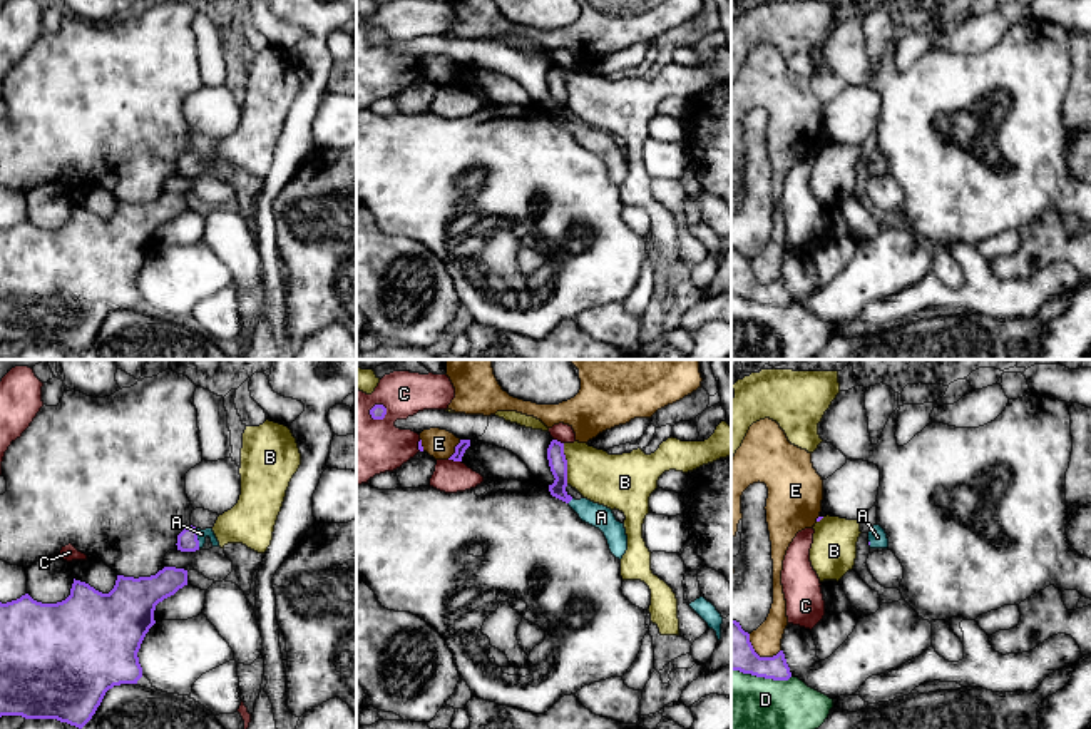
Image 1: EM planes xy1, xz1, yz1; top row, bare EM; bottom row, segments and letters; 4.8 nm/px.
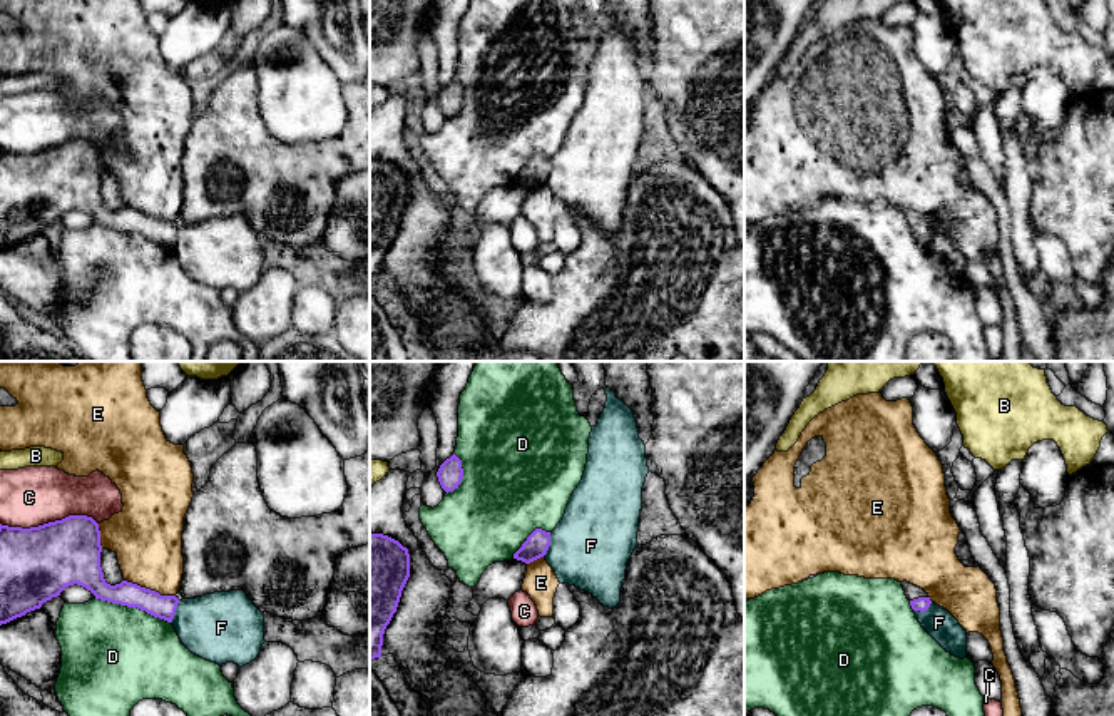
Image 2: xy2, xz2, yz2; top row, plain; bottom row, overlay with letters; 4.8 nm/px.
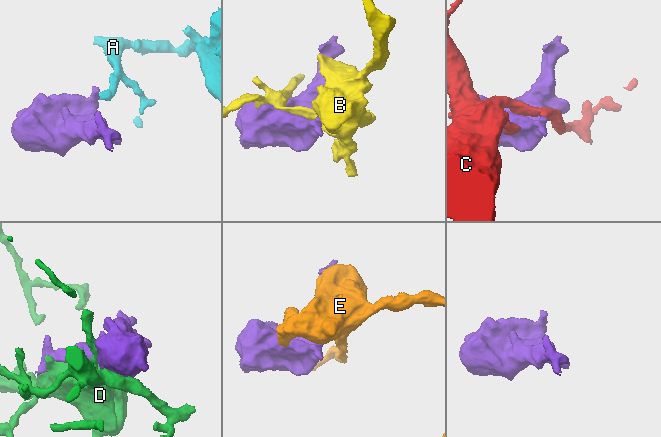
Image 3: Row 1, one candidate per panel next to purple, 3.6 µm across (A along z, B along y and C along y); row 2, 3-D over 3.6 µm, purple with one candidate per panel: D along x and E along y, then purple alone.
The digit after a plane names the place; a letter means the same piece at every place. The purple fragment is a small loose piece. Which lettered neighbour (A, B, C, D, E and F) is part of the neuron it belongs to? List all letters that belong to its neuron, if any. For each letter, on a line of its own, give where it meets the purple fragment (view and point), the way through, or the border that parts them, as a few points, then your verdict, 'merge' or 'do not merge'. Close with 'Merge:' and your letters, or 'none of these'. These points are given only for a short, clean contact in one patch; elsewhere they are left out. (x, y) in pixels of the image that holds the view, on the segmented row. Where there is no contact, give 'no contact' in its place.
A: contact xy1 (196, 539); way xy1 (188, 540), (196, 539), (201, 534); merge
B: contact xz1 (566, 463); do not merge
C: contact xy2 (49, 522); do not merge
D: contact xy2 (134, 606); do not merge
E: contact xy2 (149, 589); do not merge
F: contact xz2 (549, 544); border xz2 (551, 532), (551, 542), (542, 556); do not merge
Merge: A

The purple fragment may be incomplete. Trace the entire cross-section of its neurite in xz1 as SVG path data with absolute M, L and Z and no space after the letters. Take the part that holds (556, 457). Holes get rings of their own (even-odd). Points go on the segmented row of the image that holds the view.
M552 440L547 448L547 460L556 478L554 483L549 485L551 495L566 502L582 522L599 528L607 540L611 553L621 560L627 550L627 535L624 523L616 520L611 508L594 503L587 498L576 500L566 492L567 460L564 455L564 443Z

